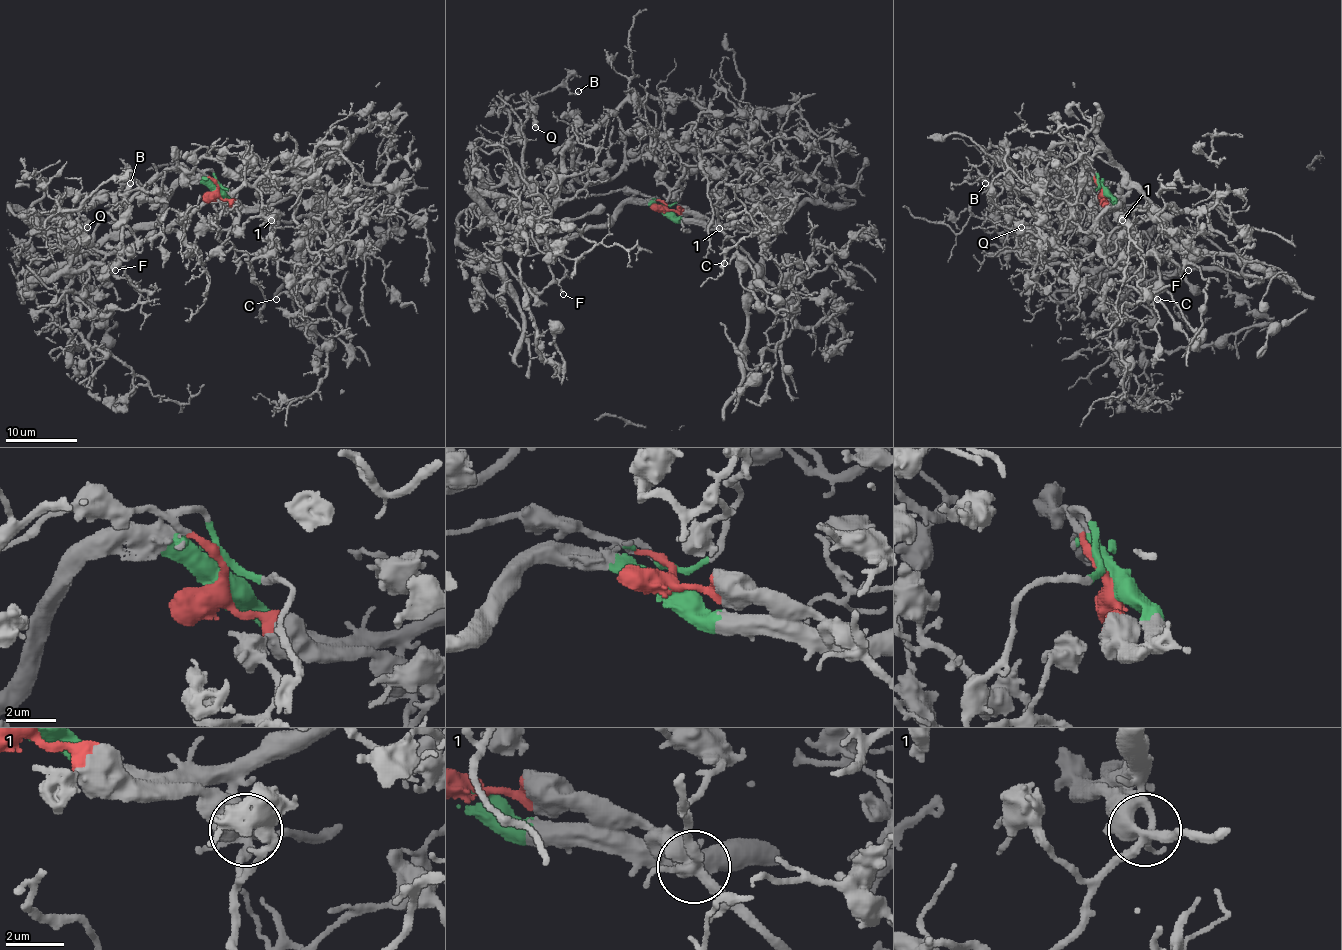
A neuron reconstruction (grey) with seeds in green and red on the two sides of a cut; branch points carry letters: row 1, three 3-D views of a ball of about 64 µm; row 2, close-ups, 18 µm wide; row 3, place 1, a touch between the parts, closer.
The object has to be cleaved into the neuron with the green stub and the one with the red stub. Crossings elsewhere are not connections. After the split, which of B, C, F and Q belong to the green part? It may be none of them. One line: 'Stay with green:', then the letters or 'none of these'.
Stay with green: B, F, Q

